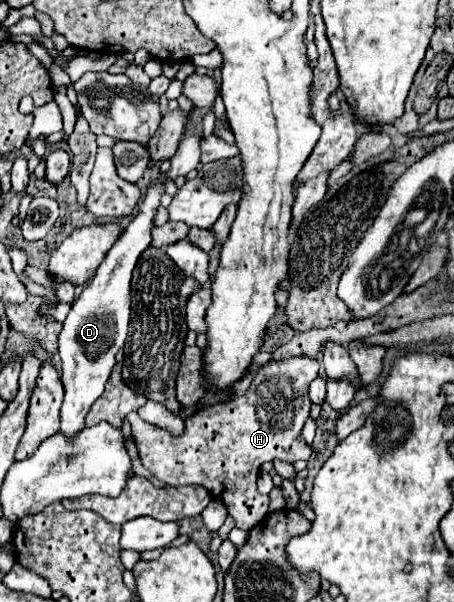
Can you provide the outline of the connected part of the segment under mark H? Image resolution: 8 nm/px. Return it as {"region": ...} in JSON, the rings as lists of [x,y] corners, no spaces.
{"region":[[[307,356],[271,360],[257,370],[251,388],[241,398],[197,410],[185,420],[185,430],[179,436],[147,424],[137,412],[131,412],[129,422],[137,446],[145,444],[145,450],[139,450],[141,464],[169,486],[201,484],[209,488],[213,496],[225,502],[229,514],[235,518],[235,526],[249,532],[267,516],[269,506],[269,498],[261,496],[255,486],[261,464],[275,458],[289,462],[309,460],[313,452],[301,438],[301,428],[311,408],[307,388],[317,372],[317,360]]]}

